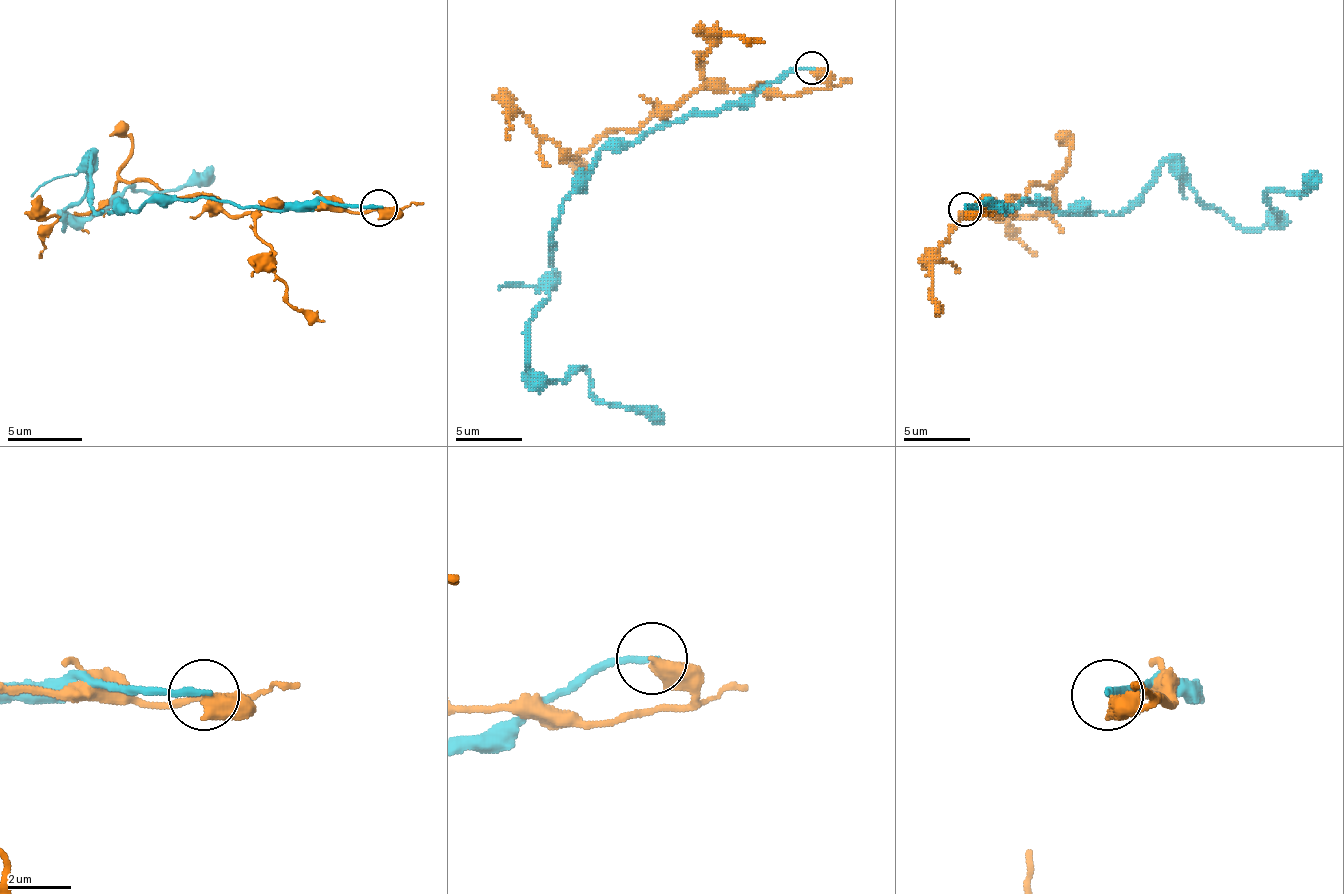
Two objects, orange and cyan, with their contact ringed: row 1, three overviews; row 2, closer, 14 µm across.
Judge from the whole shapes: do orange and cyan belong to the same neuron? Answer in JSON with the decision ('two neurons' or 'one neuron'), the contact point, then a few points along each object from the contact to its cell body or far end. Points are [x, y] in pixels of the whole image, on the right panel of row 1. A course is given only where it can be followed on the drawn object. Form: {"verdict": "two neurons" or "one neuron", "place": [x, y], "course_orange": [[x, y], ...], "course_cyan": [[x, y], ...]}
{"verdict": "two neurons", "place": [965, 209], "course_orange": [[966, 208], [992, 215], [1032, 185], [1049, 185], [1053, 202], [1043, 212], [1009, 222], [1036, 255]], "course_cyan": [[966, 208], [1039, 202], [1123, 212], [1166, 161], [1243, 228], [1277, 218], [1267, 195], [1300, 195], [1314, 171]]}

